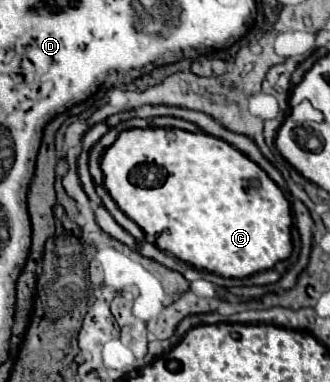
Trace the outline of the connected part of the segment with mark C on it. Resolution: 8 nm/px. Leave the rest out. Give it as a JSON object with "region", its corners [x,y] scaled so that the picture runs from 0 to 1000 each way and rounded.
{"region":[[[397,335],[397,340],[373,340],[355,356],[355,366],[318,393],[318,403],[306,414],[306,445],[318,455],[318,487],[324,487],[330,508],[342,513],[355,539],[409,586],[427,592],[439,618],[452,628],[464,628],[476,639],[476,649],[488,649],[494,660],[518,660],[542,681],[555,681],[555,686],[567,686],[603,707],[627,707],[627,712],[688,723],[688,728],[742,728],[742,723],[779,717],[791,707],[827,702],[833,686],[864,681],[882,665],[882,539],[876,539],[864,508],[767,419],[755,419],[736,398],[724,398],[712,382],[688,377],[670,361],[652,361],[652,356],[633,356],[615,346],[591,351],[591,346],[567,346],[567,340],[542,340],[542,335]]]}

